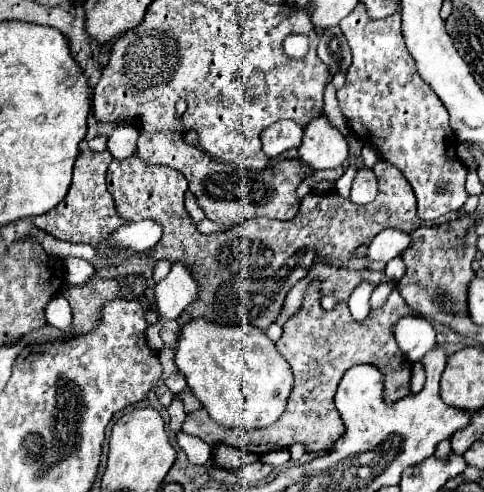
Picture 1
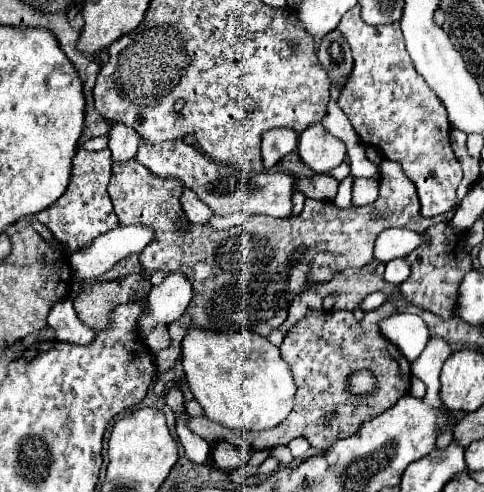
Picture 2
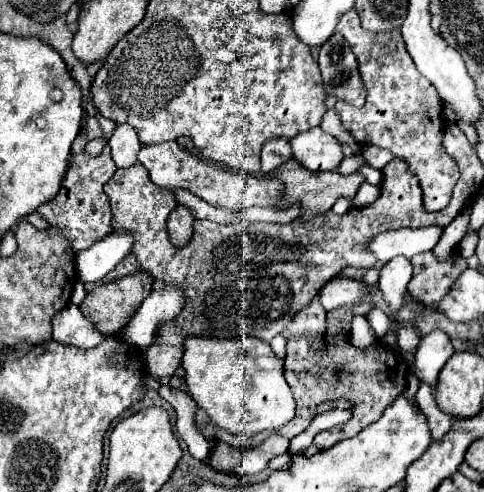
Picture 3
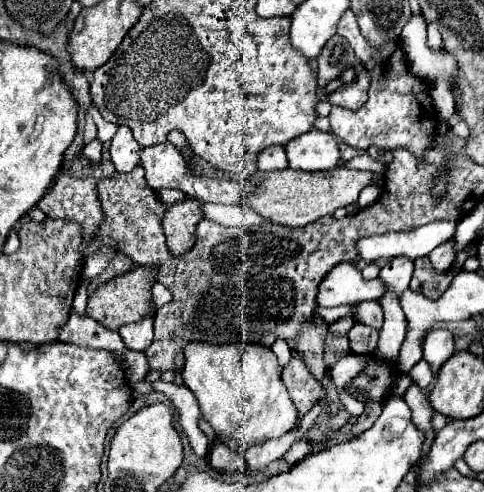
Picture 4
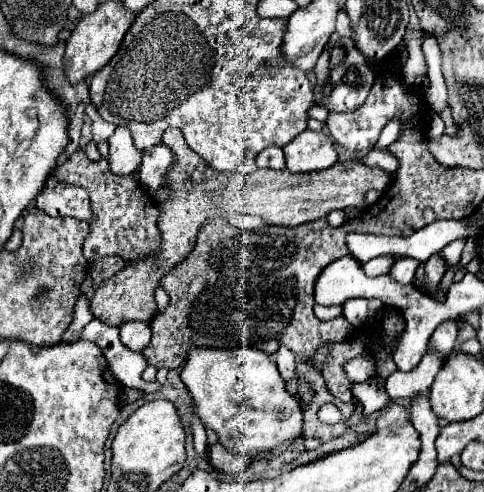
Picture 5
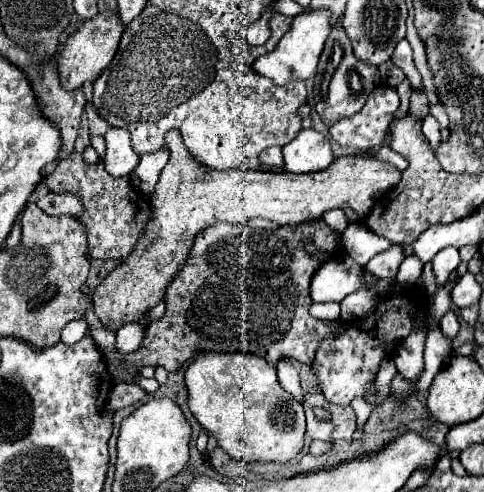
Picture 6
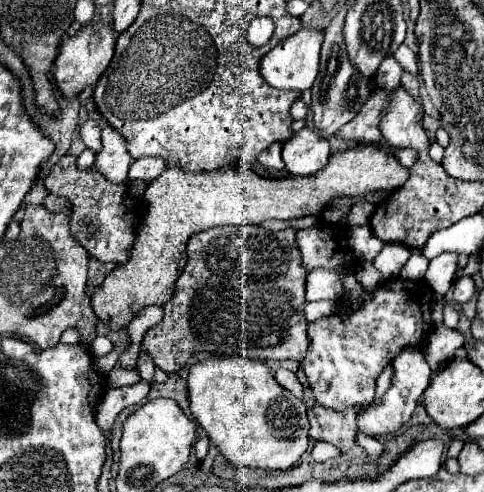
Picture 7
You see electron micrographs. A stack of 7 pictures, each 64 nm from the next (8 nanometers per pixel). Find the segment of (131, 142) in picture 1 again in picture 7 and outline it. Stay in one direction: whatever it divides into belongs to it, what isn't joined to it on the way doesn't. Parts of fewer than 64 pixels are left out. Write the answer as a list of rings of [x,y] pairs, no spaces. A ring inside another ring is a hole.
[[[110,126],[102,128],[102,150],[96,152],[94,168],[102,172],[110,182],[122,184],[128,178],[128,168],[132,164],[132,156],[126,150],[126,142],[122,134],[114,132]]]

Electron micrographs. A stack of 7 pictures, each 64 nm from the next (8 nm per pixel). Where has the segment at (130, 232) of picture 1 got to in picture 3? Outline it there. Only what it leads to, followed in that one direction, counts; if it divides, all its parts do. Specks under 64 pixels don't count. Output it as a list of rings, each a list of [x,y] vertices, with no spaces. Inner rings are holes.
[[[110,232],[92,248],[76,252],[76,268],[82,282],[102,280],[114,266],[132,252],[134,236],[130,232]]]

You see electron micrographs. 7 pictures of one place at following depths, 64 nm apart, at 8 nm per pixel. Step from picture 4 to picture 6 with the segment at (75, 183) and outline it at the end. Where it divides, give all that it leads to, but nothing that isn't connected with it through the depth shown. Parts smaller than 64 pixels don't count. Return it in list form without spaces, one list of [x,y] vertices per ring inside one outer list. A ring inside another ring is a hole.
[[[48,192],[38,206],[48,214],[48,216],[80,216],[82,214],[82,202],[78,196],[72,194],[56,194],[56,192]]]

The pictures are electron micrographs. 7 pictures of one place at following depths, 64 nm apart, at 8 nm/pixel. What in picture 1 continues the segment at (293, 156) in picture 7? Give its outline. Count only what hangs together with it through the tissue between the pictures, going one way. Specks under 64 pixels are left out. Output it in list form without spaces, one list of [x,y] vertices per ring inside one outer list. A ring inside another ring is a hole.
[[[322,116],[312,120],[304,128],[298,154],[300,154],[300,160],[314,170],[338,168],[348,158],[348,142]]]

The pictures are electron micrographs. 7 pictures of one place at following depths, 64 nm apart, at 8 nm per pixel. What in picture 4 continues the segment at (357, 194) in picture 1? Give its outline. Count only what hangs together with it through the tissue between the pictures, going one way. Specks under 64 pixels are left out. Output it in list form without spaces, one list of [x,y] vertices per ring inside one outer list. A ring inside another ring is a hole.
[[[366,186],[366,188],[360,192],[360,198],[358,198],[358,206],[360,206],[360,208],[366,208],[366,206],[374,204],[374,202],[378,200],[380,192],[382,192],[382,188],[376,188],[376,186]]]

